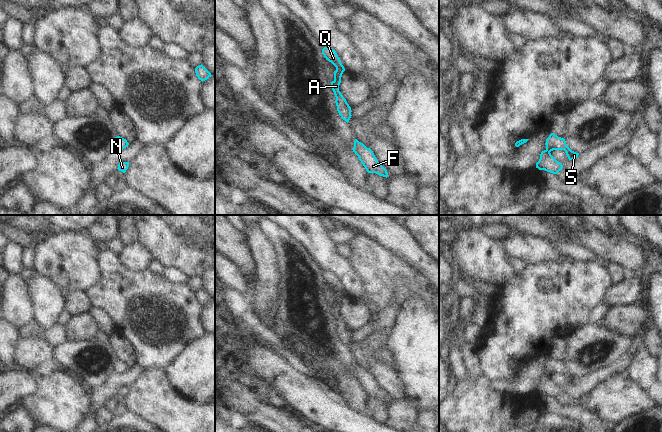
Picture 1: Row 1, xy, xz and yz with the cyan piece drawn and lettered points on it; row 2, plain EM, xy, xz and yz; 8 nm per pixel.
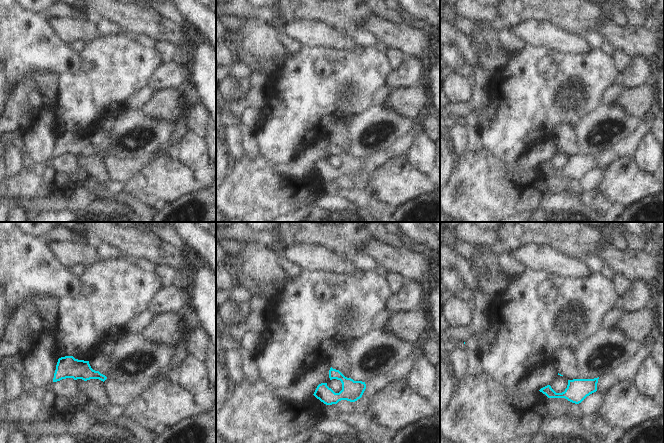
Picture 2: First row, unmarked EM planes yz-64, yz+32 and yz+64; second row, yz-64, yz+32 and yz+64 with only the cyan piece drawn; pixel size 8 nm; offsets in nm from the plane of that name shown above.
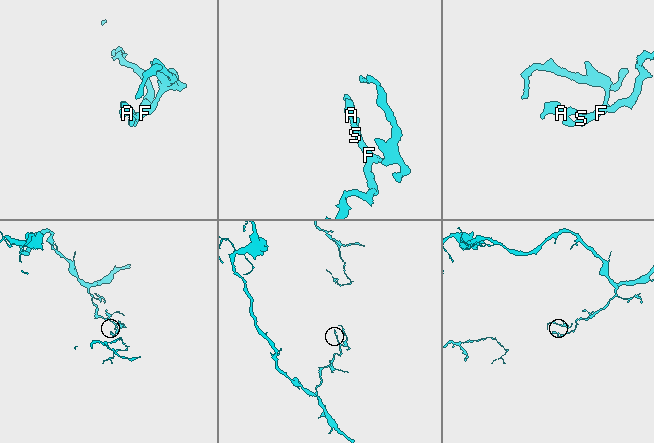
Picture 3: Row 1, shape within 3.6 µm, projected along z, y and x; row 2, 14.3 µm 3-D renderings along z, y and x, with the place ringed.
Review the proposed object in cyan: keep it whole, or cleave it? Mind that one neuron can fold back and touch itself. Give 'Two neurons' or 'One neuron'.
One neuron.

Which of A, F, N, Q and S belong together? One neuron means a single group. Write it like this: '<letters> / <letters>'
A F N Q S

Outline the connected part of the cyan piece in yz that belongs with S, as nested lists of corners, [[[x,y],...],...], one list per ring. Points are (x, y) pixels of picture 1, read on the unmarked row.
[[[554,357],[549,359],[549,361],[546,363],[545,369],[546,373],[541,376],[540,383],[536,387],[536,392],[539,394],[545,394],[553,398],[557,398],[560,394],[562,394],[563,389],[550,377],[553,374],[564,374],[569,384],[573,384],[579,379],[579,377],[572,375],[567,370],[564,362],[558,361]]]

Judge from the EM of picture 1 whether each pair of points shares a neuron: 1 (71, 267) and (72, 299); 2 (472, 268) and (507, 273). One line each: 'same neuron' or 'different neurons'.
1: different neurons
2: same neuron

